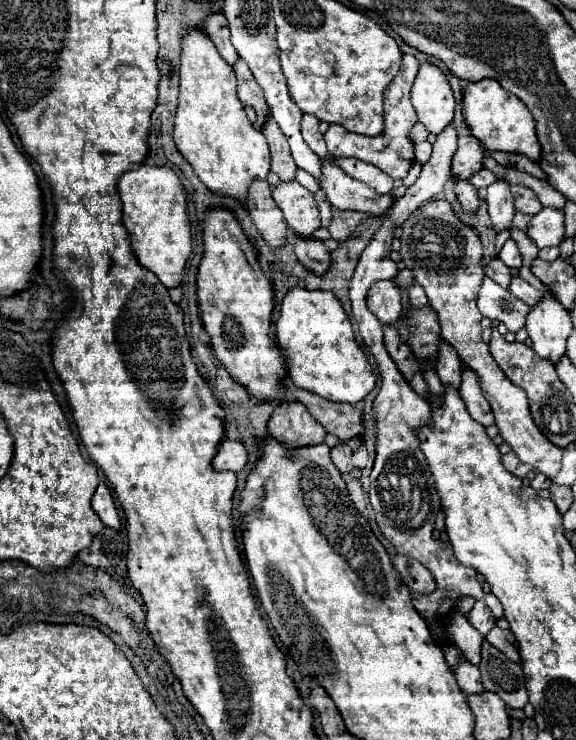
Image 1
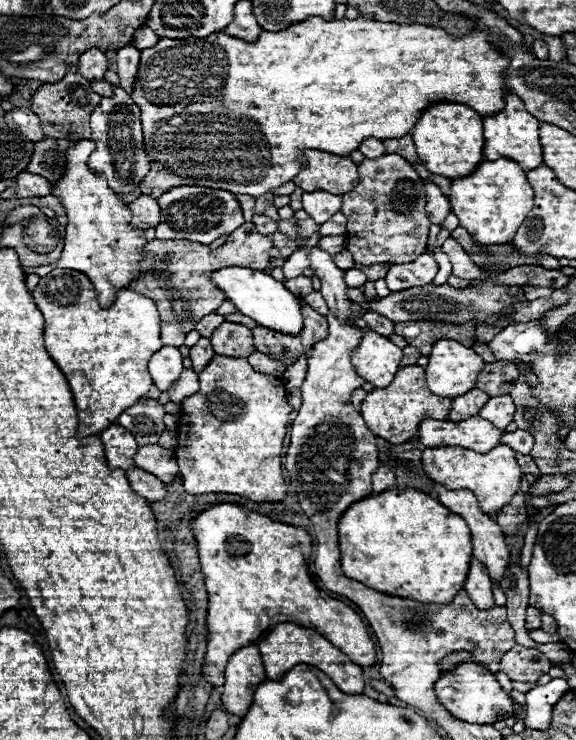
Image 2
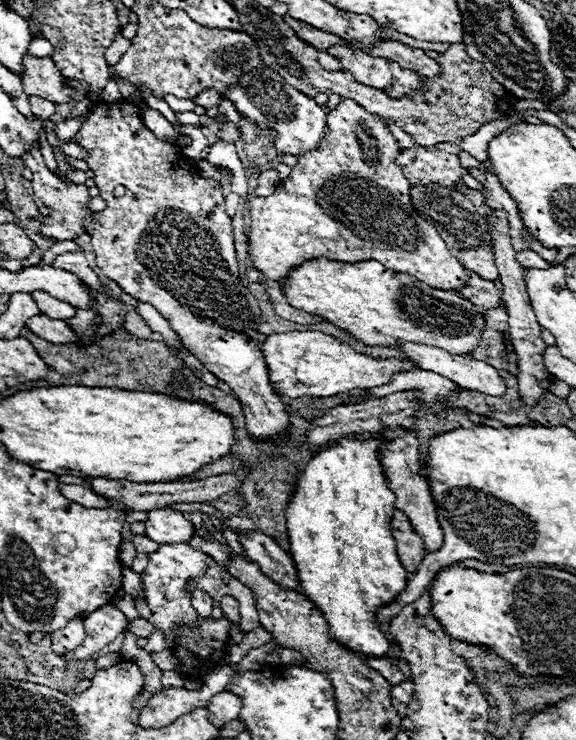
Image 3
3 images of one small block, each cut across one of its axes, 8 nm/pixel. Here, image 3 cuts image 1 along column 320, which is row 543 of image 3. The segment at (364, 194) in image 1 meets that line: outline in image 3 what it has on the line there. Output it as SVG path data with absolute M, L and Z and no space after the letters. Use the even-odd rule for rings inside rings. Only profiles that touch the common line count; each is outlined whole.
M172 508L148 512L146 532L158 544L188 544L194 538L192 522Z

